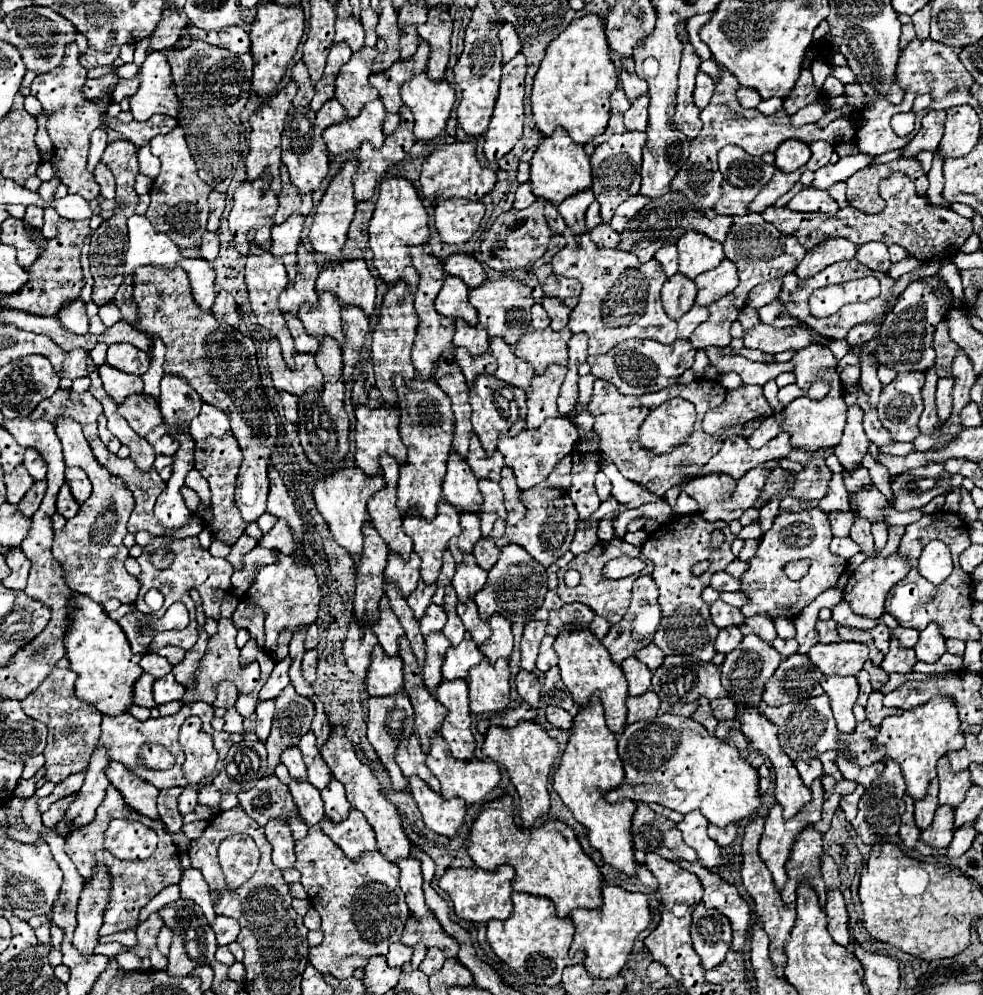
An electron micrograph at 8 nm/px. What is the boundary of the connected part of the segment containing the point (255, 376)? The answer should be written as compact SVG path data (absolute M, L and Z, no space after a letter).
M136 268L132 296L138 306L136 328L158 334L166 346L164 370L184 376L204 402L210 402L228 414L232 434L244 454L236 480L236 506L246 524L256 522L258 516L266 512L270 486L268 464L272 448L276 446L278 424L260 382L252 338L226 322L220 322L210 310L202 310L190 294L190 282L182 268Z

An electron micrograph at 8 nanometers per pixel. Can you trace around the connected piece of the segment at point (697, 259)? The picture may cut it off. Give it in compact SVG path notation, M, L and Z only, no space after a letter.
M688 230L678 240L678 252L680 252L680 272L688 278L696 278L698 274L712 270L720 264L724 258L724 248L720 242L712 242L706 234L700 234L696 230Z

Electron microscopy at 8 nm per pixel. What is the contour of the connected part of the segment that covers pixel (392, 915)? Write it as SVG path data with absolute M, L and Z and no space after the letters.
M310 826L308 836L300 842L296 842L296 864L294 868L302 872L302 886L308 892L308 898L316 912L322 918L322 932L324 932L324 942L316 948L310 950L310 964L322 972L322 974L332 974L336 978L350 978L356 968L364 968L368 964L370 956L376 954L388 954L388 946L392 942L400 942L404 924L410 916L408 904L404 900L404 892L398 886L398 876L400 870L396 864L388 862L382 854L368 852L362 854L358 860L350 860L322 830L320 826Z

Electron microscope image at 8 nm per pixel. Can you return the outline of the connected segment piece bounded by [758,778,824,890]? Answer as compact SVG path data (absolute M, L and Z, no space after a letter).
M816 778L816 782L812 782L810 790L812 790L812 800L810 800L810 802L808 802L808 804L806 804L806 806L804 806L790 822L786 822L786 820L782 818L782 806L780 806L780 804L774 804L774 806L770 808L768 816L766 816L766 826L764 826L764 834L762 834L762 838L760 838L758 852L760 852L762 862L764 862L764 864L768 866L768 870L772 872L774 884L776 884L778 890L782 890L784 884L786 884L786 880L788 880L788 874L786 874L786 862L788 862L788 856L790 856L790 852L792 852L792 846L794 846L798 834L800 834L808 824L818 822L820 816L822 816L824 790L822 790L822 784L820 784L820 778Z

